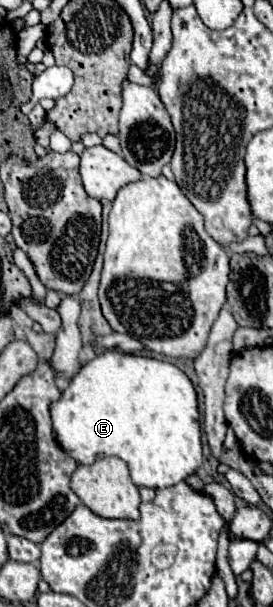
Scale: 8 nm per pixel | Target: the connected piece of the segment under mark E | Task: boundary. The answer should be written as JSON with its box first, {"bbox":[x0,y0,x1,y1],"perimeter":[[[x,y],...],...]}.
{"bbox":[50,351,202,489],"perimeter":[[[120,351],[96,355],[74,375],[68,389],[62,391],[62,397],[50,405],[50,415],[60,447],[76,463],[92,465],[98,457],[116,455],[128,463],[132,481],[138,487],[164,489],[178,485],[202,465],[196,391],[186,373],[166,361]]]}

